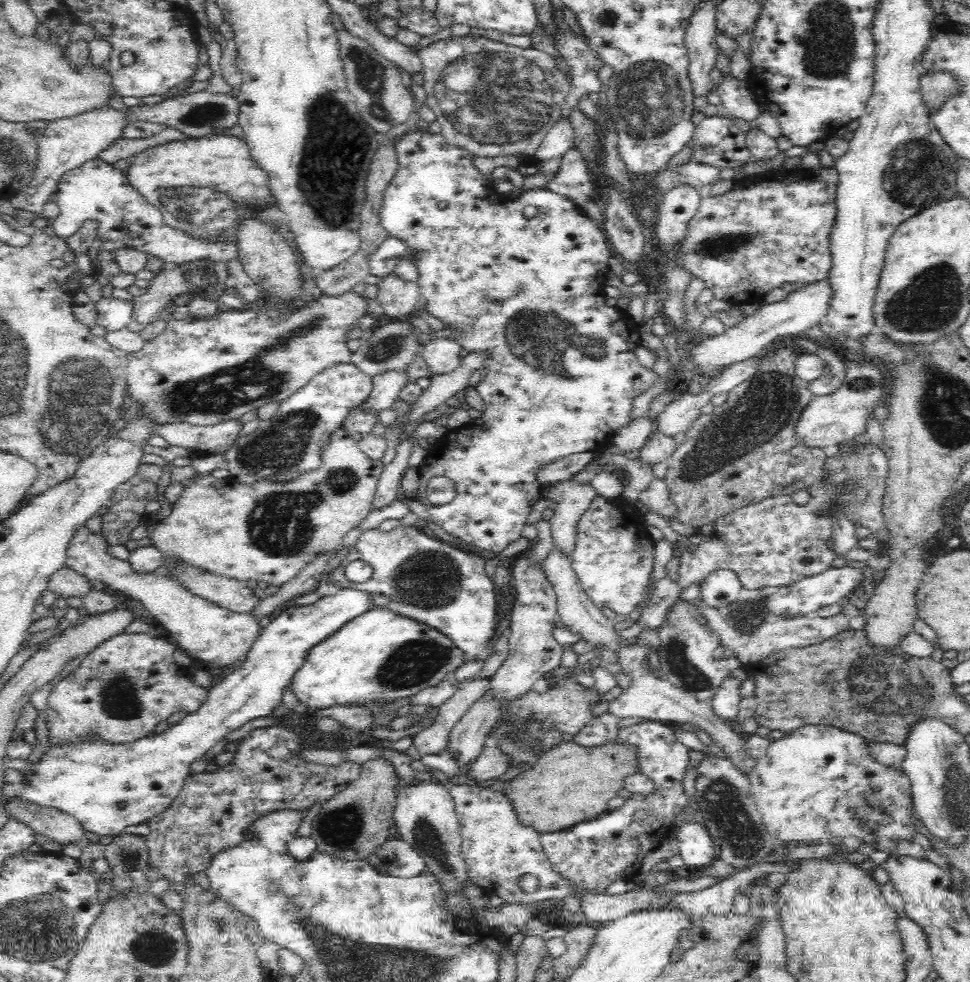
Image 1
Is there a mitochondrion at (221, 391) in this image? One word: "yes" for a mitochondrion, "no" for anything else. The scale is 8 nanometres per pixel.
yes

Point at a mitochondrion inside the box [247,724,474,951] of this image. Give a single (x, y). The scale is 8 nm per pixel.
(341, 827)

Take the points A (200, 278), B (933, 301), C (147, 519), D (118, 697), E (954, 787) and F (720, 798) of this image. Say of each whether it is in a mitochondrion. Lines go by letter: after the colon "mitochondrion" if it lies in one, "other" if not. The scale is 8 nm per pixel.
A: mitochondrion
B: mitochondrion
C: other
D: mitochondrion
E: mitochondrion
F: mitochondrion

